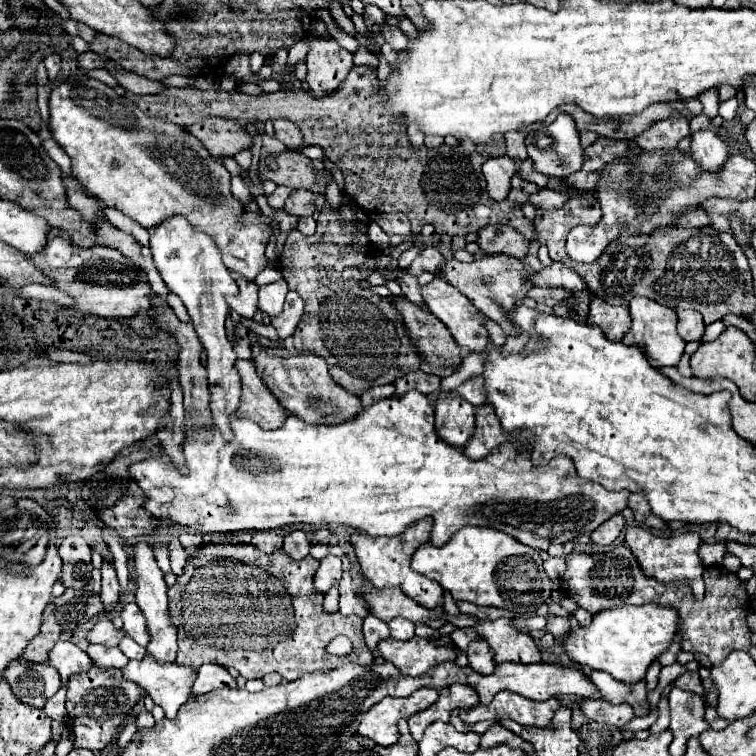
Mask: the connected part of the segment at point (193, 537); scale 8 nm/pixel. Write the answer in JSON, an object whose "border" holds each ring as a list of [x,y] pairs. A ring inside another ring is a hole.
{"border":[[[185,532],[185,534],[179,536],[179,542],[187,550],[187,554],[191,558],[195,558],[197,556],[197,550],[203,546],[203,536],[201,534],[189,534],[189,532]]]}

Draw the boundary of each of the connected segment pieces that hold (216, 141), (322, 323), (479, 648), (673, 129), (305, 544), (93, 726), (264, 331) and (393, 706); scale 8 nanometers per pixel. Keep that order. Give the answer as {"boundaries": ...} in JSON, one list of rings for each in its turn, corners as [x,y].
{"boundaries":[[[[205,118],[199,124],[187,128],[195,138],[199,138],[205,148],[215,156],[235,156],[241,150],[251,150],[253,136],[235,120],[225,118]]],[[[325,202],[323,210],[319,214],[317,232],[313,236],[303,236],[301,232],[291,232],[285,240],[285,250],[279,256],[279,264],[281,264],[283,278],[289,284],[289,290],[299,292],[299,296],[305,300],[305,312],[297,324],[297,330],[293,332],[295,348],[299,352],[325,358],[331,378],[339,386],[343,386],[347,392],[359,396],[361,392],[365,392],[373,386],[393,384],[397,378],[405,376],[407,372],[419,370],[421,356],[419,356],[415,344],[411,342],[411,338],[407,338],[407,328],[403,324],[403,316],[401,316],[401,312],[397,312],[397,308],[393,308],[393,298],[381,298],[381,296],[373,294],[371,290],[363,288],[359,282],[363,278],[357,278],[357,280],[347,278],[349,270],[335,270],[335,268],[325,266],[325,264],[367,264],[363,268],[363,270],[367,270],[367,274],[375,270],[375,256],[379,254],[375,248],[365,250],[365,252],[351,250],[357,230],[367,232],[367,224],[363,224],[359,220],[345,222],[341,218],[341,210],[335,210],[335,208],[331,208],[329,202]]],[[[485,640],[471,642],[469,648],[467,648],[467,658],[469,658],[469,666],[471,666],[475,672],[493,674],[493,670],[495,670],[493,650],[489,648],[489,644],[487,644]]],[[[683,114],[673,116],[673,120],[661,120],[661,124],[653,124],[647,132],[639,134],[635,138],[641,148],[647,150],[677,150],[677,144],[681,138],[689,136],[689,120]]],[[[295,530],[289,536],[285,536],[285,544],[283,550],[293,558],[293,560],[303,560],[309,554],[311,542],[309,536],[303,530]]],[[[93,664],[89,674],[75,676],[67,688],[67,716],[75,736],[73,746],[87,750],[103,750],[111,742],[113,734],[117,732],[125,716],[131,712],[135,702],[143,698],[143,694],[145,692],[135,682],[125,680],[121,670],[117,668],[105,670]]],[[[241,318],[241,322],[243,322],[243,326],[247,326],[247,328],[249,328],[251,332],[255,332],[257,336],[263,336],[263,338],[267,338],[267,340],[271,340],[271,342],[277,342],[277,340],[279,340],[277,330],[275,330],[271,324],[259,324],[259,322],[247,320],[247,318]]],[[[419,688],[409,698],[391,698],[373,704],[369,712],[363,716],[359,724],[359,734],[365,738],[375,740],[381,746],[393,746],[399,740],[397,722],[401,718],[409,718],[421,710],[427,710],[431,704],[435,704],[439,698],[439,692],[433,688]]]]}

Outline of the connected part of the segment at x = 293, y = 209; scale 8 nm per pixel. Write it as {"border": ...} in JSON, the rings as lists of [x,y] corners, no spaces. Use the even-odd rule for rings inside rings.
{"border":[[[293,190],[285,202],[285,212],[293,216],[311,216],[315,212],[315,194],[309,190]]]}

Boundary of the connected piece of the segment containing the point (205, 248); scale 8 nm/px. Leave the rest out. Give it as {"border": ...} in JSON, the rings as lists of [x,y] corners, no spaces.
{"border":[[[173,216],[173,220],[165,220],[159,228],[151,228],[151,252],[153,260],[157,264],[157,270],[161,272],[167,288],[175,292],[189,316],[191,322],[199,334],[199,340],[203,348],[207,350],[207,380],[211,390],[211,402],[209,408],[213,412],[213,420],[223,436],[223,440],[233,440],[233,430],[229,428],[233,412],[239,408],[239,396],[241,396],[241,384],[239,374],[233,370],[237,362],[237,354],[233,350],[233,344],[227,340],[225,334],[225,318],[229,314],[229,306],[225,302],[225,296],[237,294],[237,282],[231,278],[231,272],[225,268],[221,260],[221,252],[217,246],[213,246],[211,238],[203,232],[193,232],[189,224],[185,224],[185,218]]]}

